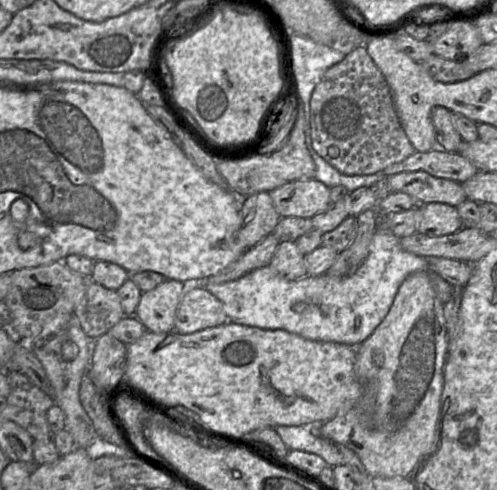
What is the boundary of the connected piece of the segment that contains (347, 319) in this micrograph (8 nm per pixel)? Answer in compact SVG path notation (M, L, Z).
M379 221L369 255L349 277L306 275L298 280L278 276L270 266L258 268L239 279L221 284L203 280L183 282L185 292L203 285L223 304L228 321L261 329L281 329L313 341L357 347L388 314L402 282L411 274L429 270L427 257L405 251L397 238Z

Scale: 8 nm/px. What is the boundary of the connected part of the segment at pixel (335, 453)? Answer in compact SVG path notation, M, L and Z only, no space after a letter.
M278 426L274 429L290 451L298 450L318 455L332 467L345 464L336 444L322 438L314 426Z

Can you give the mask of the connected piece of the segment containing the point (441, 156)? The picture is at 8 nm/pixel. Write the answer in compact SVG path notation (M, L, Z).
M441 148L417 152L399 163L384 169L383 177L402 173L424 171L433 177L463 183L472 178L479 169L460 153L451 153Z

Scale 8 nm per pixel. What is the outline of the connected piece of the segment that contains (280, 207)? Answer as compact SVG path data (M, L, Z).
M315 178L288 182L268 193L281 218L312 218L331 204L330 188Z

